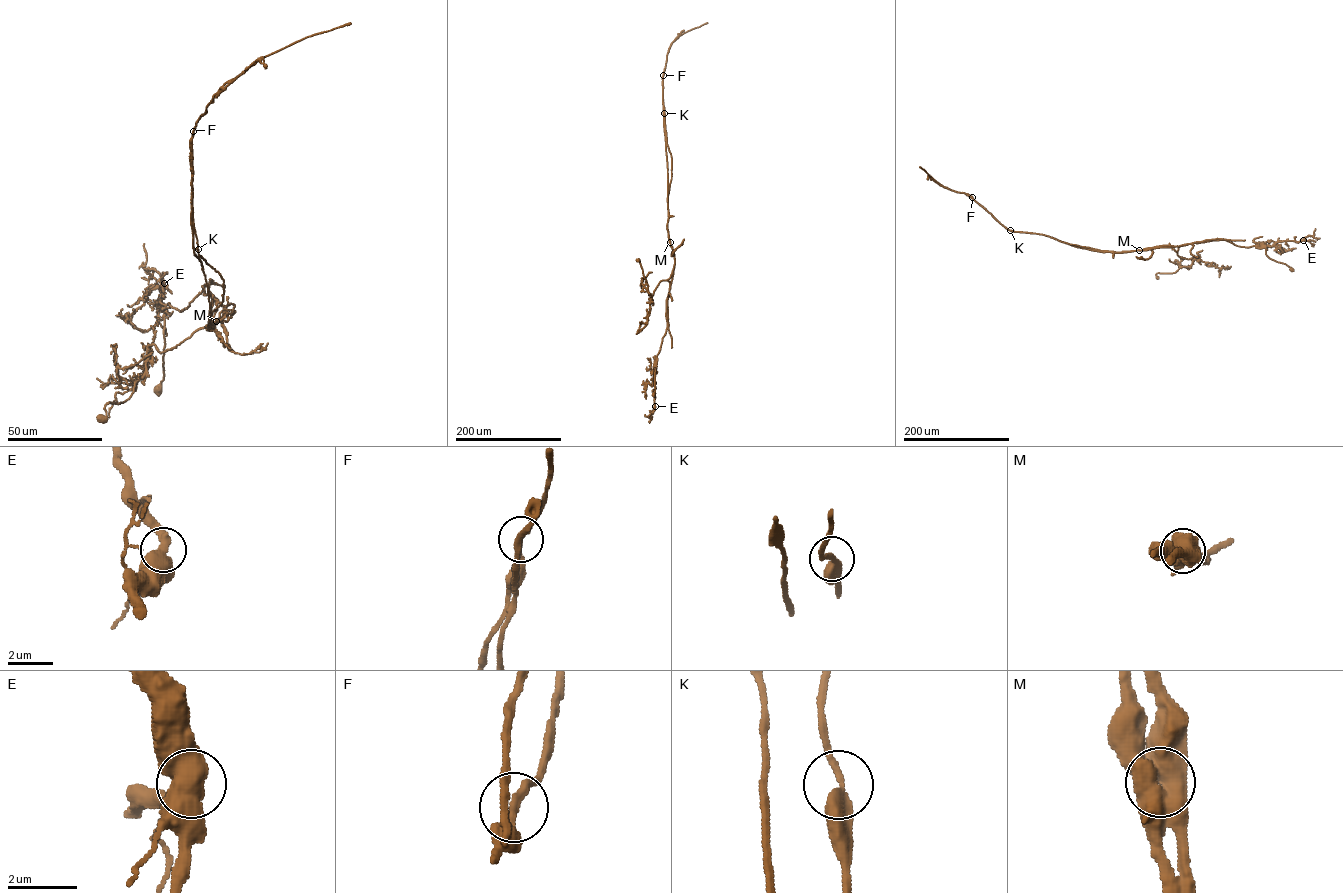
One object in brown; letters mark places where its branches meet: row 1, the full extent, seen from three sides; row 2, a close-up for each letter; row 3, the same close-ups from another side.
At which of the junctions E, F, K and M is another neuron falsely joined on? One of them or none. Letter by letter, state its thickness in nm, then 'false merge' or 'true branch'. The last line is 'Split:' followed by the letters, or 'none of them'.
E: calibre 550 nm; true branch
F: calibre 240 nm; true branch
K: calibre 340 nm; true branch
M: calibre 850 nm; false merge
Split: M

